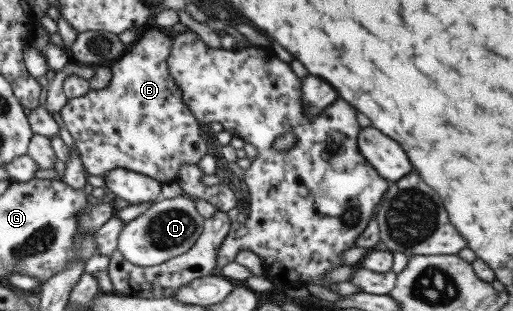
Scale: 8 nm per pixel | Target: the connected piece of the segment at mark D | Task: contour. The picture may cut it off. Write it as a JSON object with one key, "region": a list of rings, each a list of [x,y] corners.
{"region":[[[185,194],[177,199],[162,197],[149,209],[126,223],[117,240],[119,253],[133,265],[151,267],[173,259],[199,239],[204,227],[204,217],[197,211],[195,200]]]}

